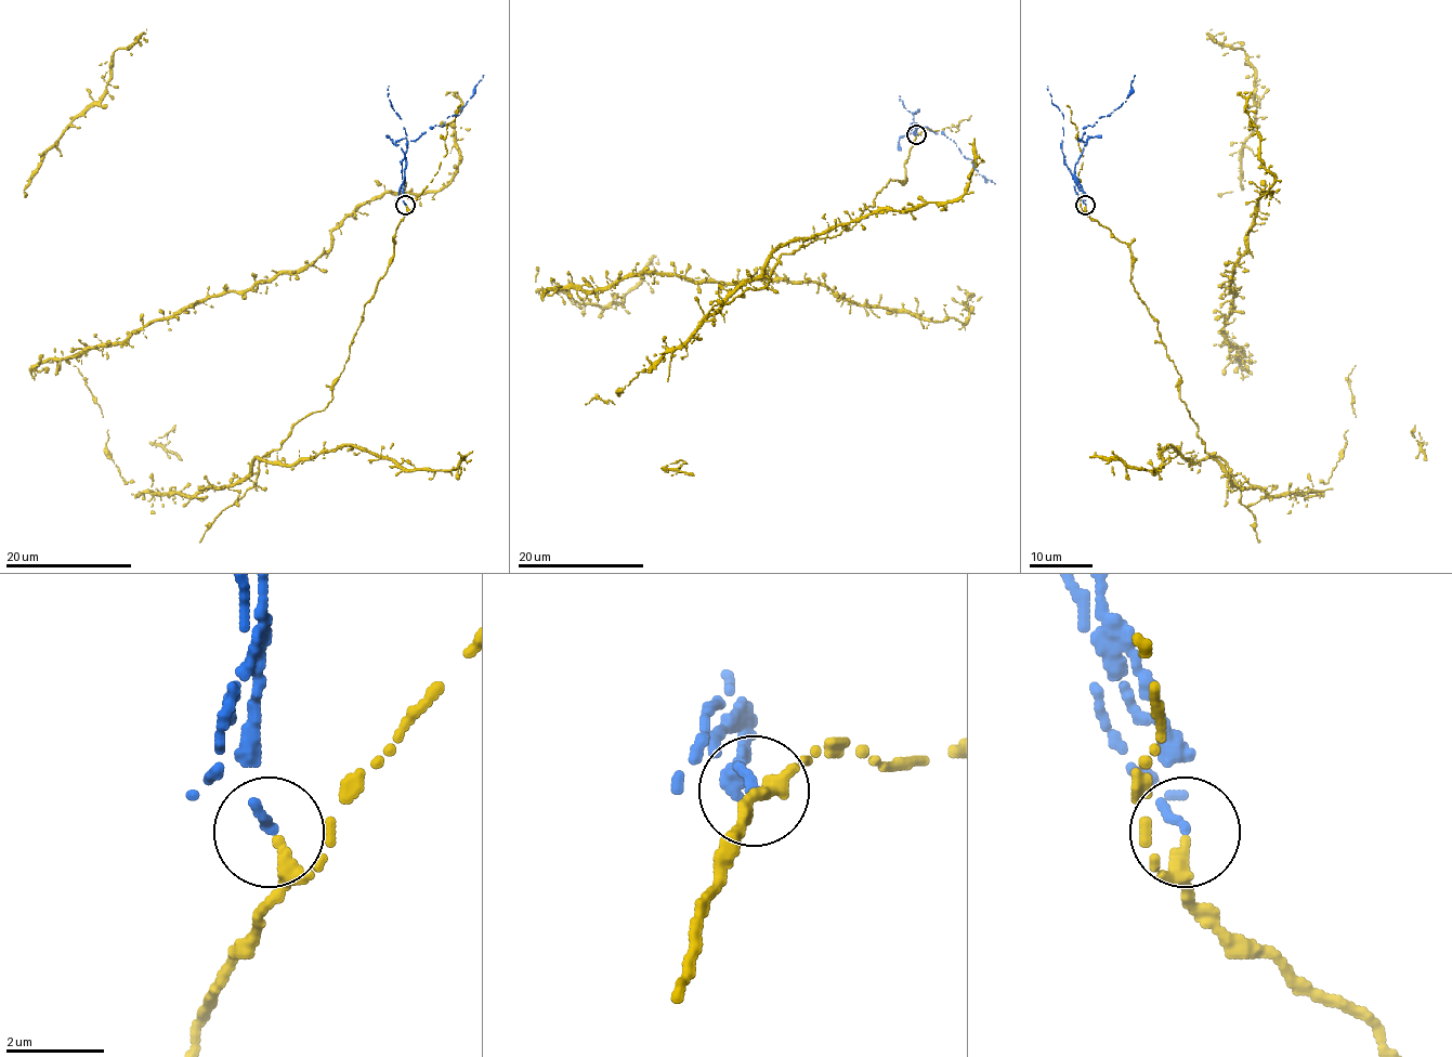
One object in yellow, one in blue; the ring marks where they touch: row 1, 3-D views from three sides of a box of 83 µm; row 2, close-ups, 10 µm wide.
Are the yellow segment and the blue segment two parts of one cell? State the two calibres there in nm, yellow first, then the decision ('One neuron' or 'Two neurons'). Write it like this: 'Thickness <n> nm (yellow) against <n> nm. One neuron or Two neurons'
Thickness 240 nm (yellow) against 200 nm. Two neurons

